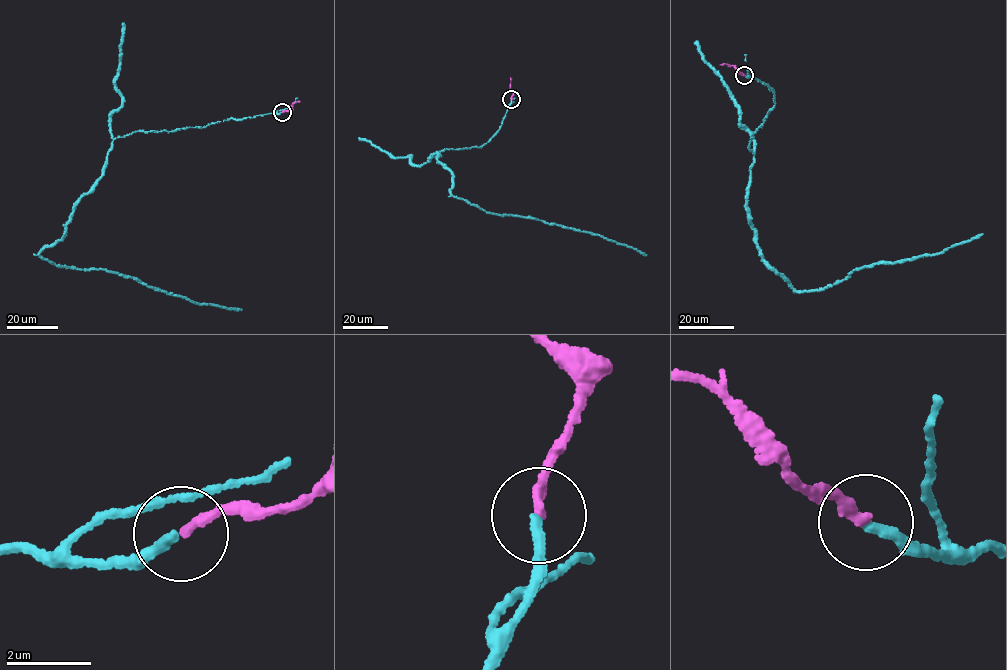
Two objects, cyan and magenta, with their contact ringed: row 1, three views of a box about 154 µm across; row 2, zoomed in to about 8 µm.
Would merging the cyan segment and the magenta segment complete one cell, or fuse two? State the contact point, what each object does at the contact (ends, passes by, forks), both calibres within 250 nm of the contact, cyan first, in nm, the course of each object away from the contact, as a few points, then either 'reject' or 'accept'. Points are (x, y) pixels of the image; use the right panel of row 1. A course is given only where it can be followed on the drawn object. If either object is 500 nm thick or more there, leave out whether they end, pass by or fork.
at (744, 75); cyan ends there; magenta ends there; 260 nm thick on the cyan side, 240 nm on the other; cyan runs (743, 75), (774, 93), (748, 147), (748, 214), (763, 258), (794, 290), (983, 233); magenta runs (743, 75), (732, 66), (720, 65); accept

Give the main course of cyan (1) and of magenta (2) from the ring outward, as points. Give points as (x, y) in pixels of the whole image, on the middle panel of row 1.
1: (511, 99), (488, 142), (429, 157), (439, 153), (451, 173), (452, 195), (485, 211), (601, 235), (646, 255)
2: (511, 99), (511, 78)

